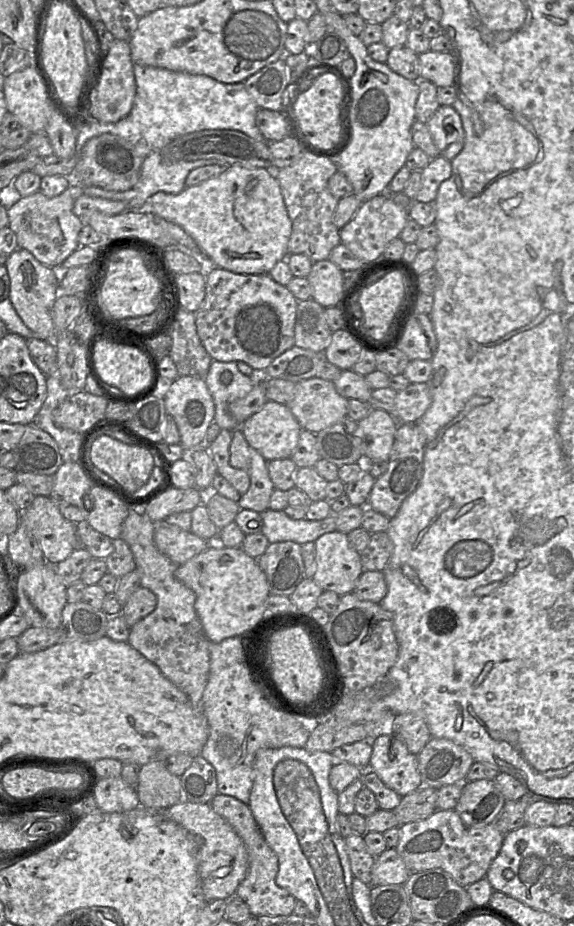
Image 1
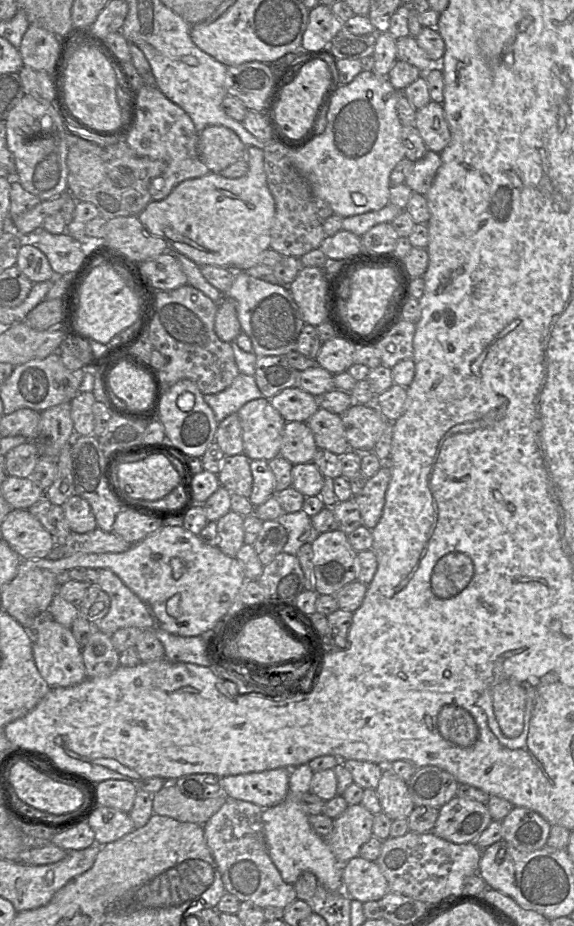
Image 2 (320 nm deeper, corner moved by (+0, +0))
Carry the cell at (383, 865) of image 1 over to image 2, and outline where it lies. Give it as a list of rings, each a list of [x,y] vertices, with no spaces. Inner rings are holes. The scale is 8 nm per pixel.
[[[359,855],[342,865],[342,887],[361,903],[379,901],[390,892],[378,864]]]

